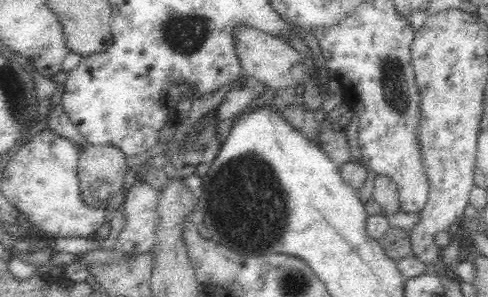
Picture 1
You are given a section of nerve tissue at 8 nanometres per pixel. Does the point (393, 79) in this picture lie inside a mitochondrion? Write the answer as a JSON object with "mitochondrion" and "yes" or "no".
{"mitochondrion":"yes"}

